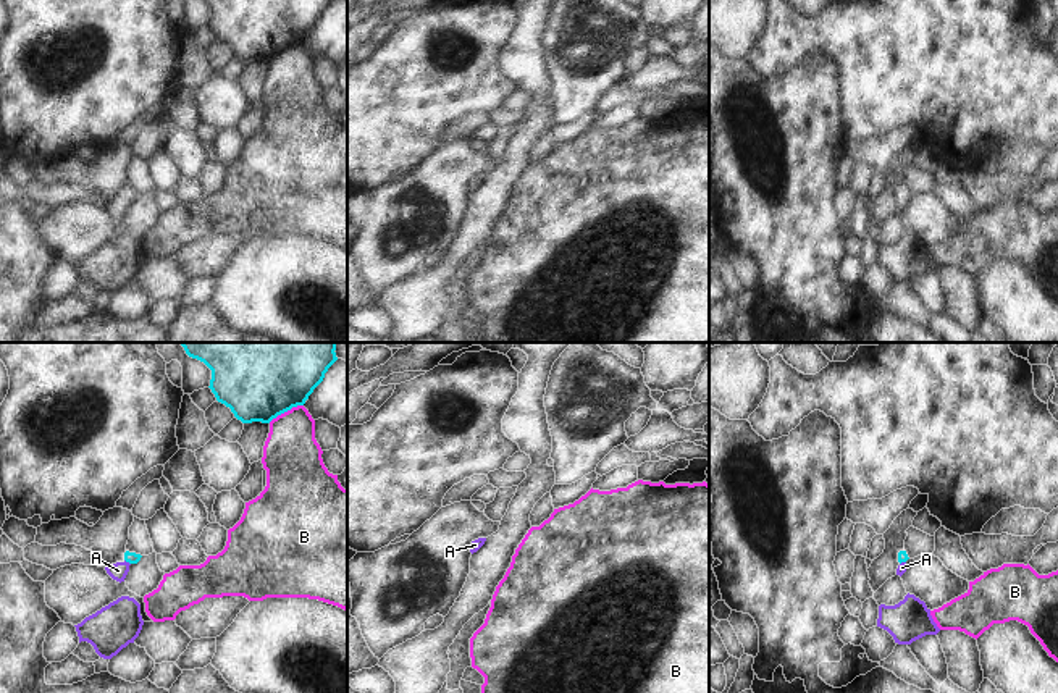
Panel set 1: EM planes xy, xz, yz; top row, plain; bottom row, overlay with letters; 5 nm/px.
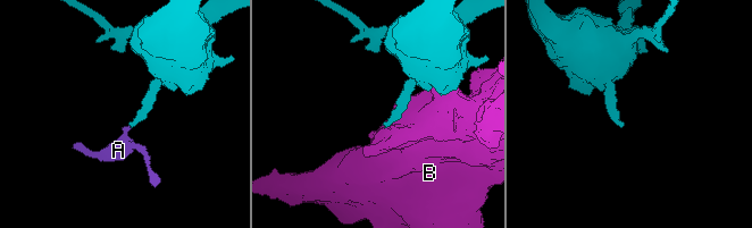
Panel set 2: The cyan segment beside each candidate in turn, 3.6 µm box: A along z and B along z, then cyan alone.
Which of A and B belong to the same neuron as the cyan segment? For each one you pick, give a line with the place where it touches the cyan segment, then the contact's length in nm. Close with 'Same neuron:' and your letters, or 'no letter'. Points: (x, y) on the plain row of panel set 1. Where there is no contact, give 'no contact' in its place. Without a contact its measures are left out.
A: meets cyan in xy at (128, 199); contact 40 nm long
Same neuron: A

